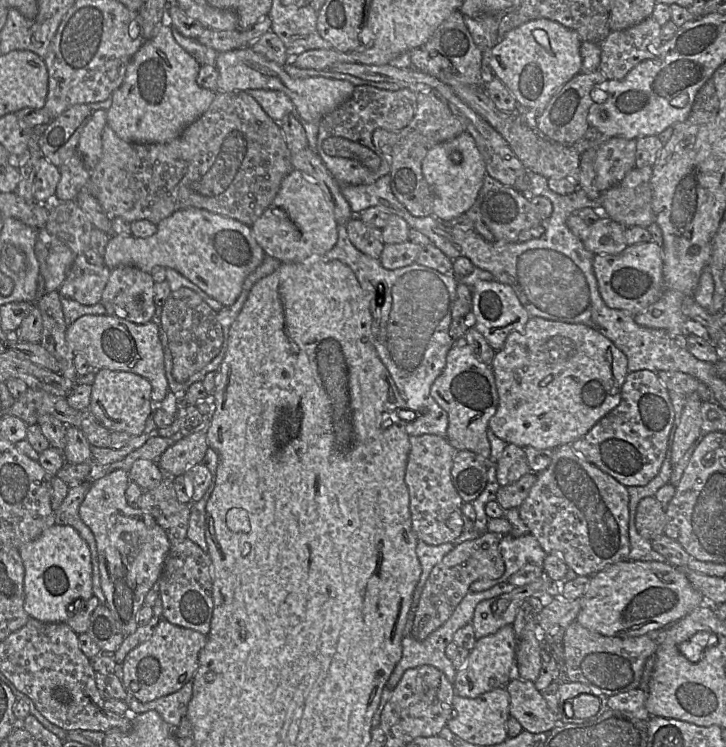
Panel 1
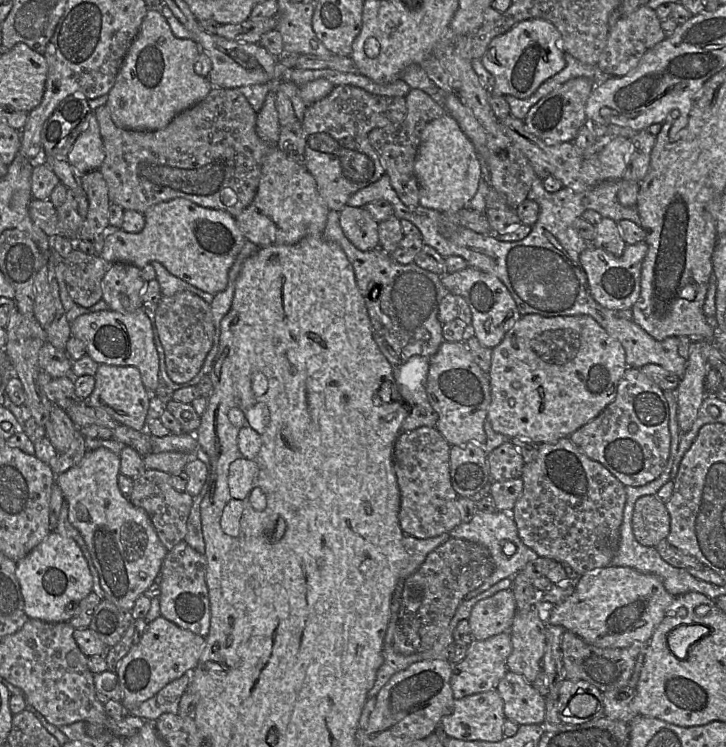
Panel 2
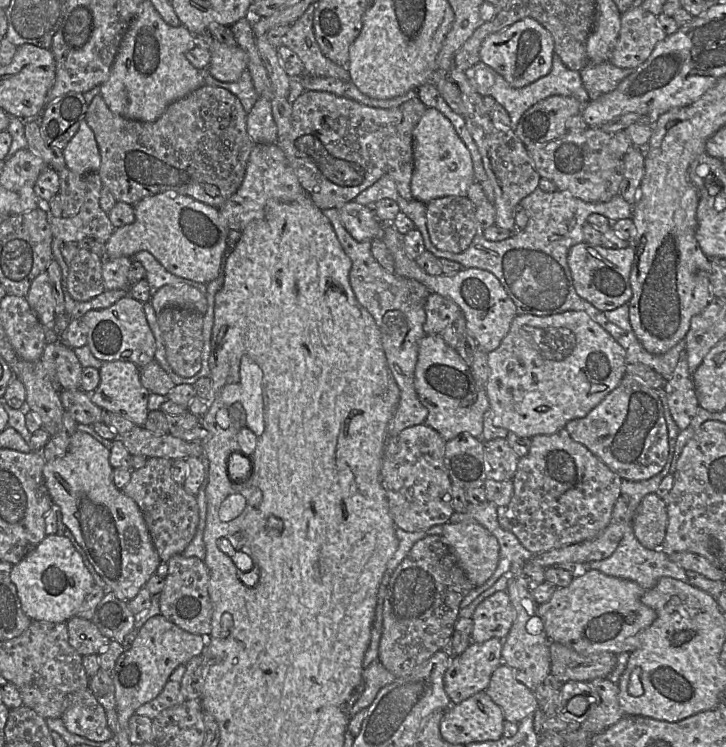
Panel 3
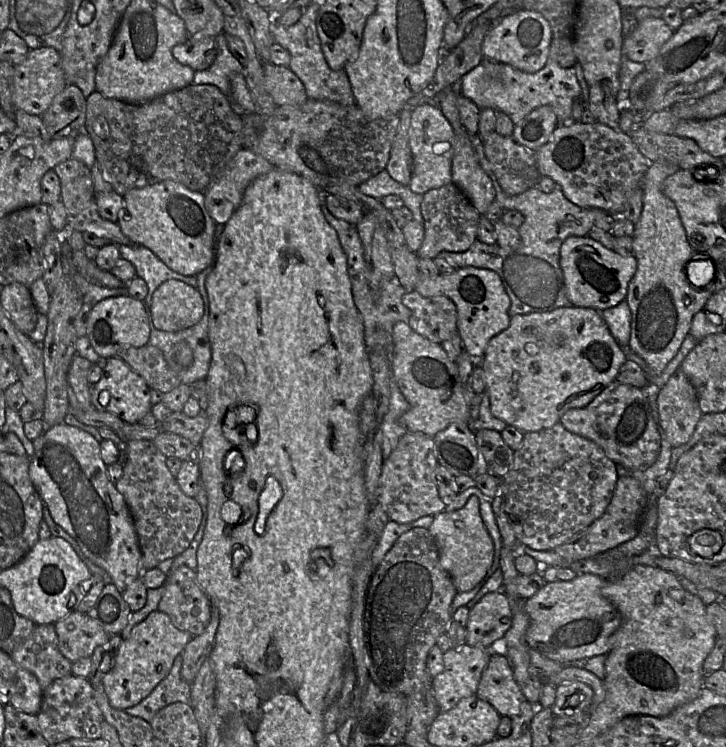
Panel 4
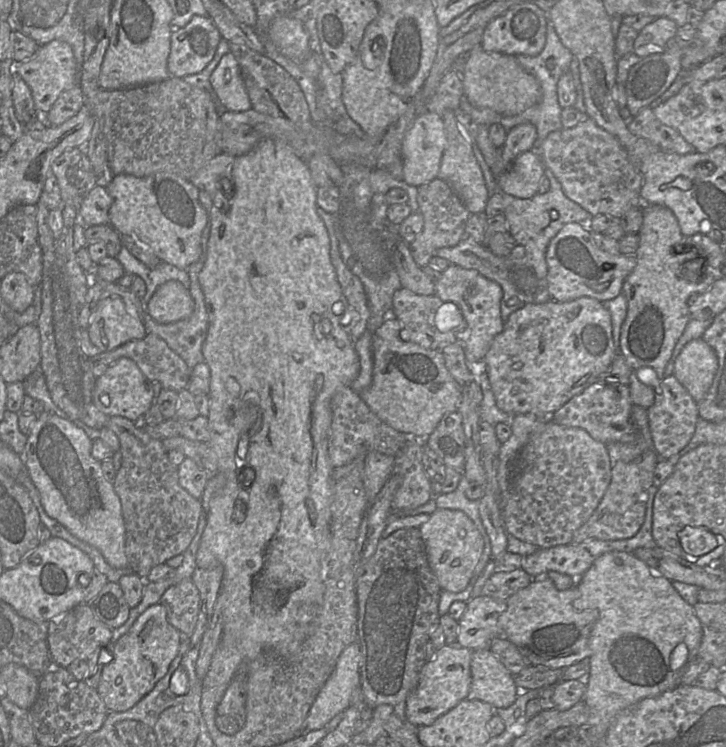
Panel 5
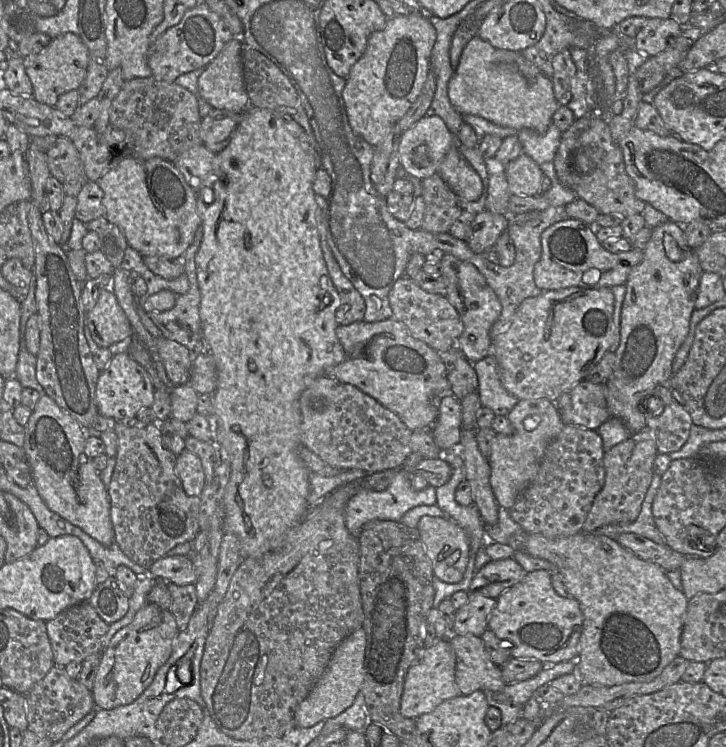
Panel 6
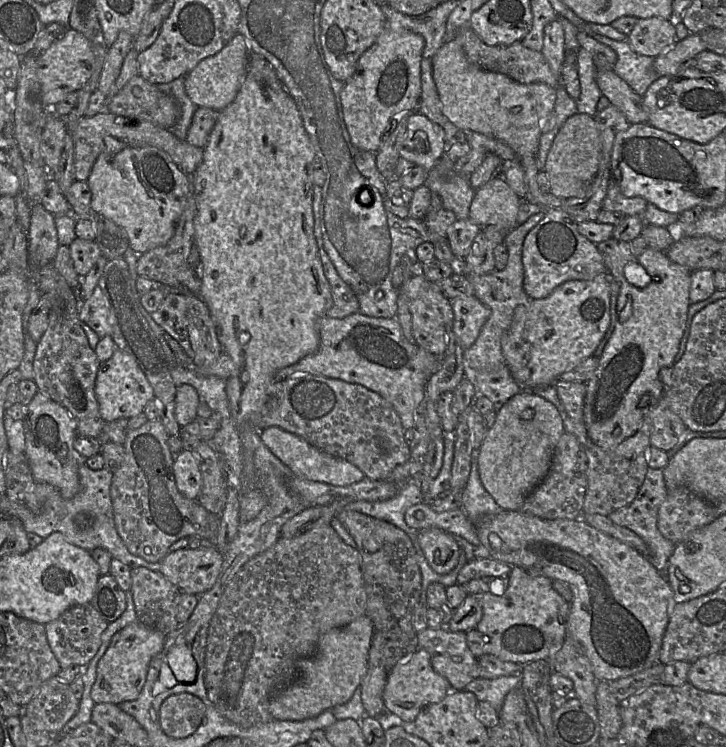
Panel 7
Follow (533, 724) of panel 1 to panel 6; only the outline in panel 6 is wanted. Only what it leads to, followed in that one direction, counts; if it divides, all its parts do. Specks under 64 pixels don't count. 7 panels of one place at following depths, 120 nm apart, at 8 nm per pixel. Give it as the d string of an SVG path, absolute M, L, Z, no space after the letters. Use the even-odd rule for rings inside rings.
M451 634L448 642L456 656L455 681L462 695L475 691L499 691L506 685L502 679L501 668L491 661L481 637L473 634Z

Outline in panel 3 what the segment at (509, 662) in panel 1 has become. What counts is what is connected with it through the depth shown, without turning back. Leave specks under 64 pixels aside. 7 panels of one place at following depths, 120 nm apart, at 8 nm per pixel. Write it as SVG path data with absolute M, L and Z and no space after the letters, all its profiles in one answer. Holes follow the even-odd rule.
M491 638L483 643L472 642L460 655L451 658L449 667L444 674L444 689L450 698L451 705L456 705L470 696L485 691L491 676L502 661L503 640Z

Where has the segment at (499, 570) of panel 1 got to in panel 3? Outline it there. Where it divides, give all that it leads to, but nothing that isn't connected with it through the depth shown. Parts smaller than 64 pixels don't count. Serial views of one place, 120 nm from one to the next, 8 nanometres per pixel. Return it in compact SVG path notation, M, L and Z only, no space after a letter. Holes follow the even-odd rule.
M430 535L418 540L391 575L385 572L379 586L376 614L382 614L382 633L378 658L383 666L396 678L406 677L441 650L455 631L461 601L473 588L441 536Z

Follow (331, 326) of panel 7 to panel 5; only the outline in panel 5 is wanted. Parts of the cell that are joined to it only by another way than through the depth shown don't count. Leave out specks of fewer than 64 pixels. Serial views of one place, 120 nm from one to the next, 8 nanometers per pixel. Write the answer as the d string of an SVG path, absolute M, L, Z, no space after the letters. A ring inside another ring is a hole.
M389 315L372 335L372 381L359 396L382 421L409 438L426 439L437 427L442 417L458 409L462 387L454 380L447 368L441 350L426 349L400 337L400 324Z

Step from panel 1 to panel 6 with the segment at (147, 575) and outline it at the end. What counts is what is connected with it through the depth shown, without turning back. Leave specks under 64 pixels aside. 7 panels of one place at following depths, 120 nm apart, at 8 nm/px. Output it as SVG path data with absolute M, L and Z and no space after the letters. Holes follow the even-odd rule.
M42 395L25 426L23 451L33 484L46 506L104 546L115 543L108 489L84 452L87 432L52 398Z

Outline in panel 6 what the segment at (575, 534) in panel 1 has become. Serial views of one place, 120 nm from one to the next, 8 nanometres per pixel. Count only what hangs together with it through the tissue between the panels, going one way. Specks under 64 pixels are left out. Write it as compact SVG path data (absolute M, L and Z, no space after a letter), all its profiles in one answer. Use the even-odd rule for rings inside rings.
M564 425L561 432L547 445L538 472L532 482L519 494L509 509L511 518L528 534L541 534L553 539L581 532L594 498L603 487L603 444L595 430L577 425Z

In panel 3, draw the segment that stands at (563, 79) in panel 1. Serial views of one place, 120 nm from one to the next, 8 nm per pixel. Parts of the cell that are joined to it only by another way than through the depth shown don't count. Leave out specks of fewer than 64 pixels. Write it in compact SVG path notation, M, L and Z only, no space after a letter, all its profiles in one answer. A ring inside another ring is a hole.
M531 17L489 35L482 43L480 59L494 69L511 86L521 88L547 75L552 68L554 39L548 29Z

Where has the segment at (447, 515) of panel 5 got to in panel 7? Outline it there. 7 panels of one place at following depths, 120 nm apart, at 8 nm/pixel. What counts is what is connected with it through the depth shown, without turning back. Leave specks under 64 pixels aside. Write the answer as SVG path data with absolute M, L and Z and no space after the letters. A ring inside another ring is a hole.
M440 528L421 530L419 544L436 573L447 574L457 566L461 549L453 534Z

